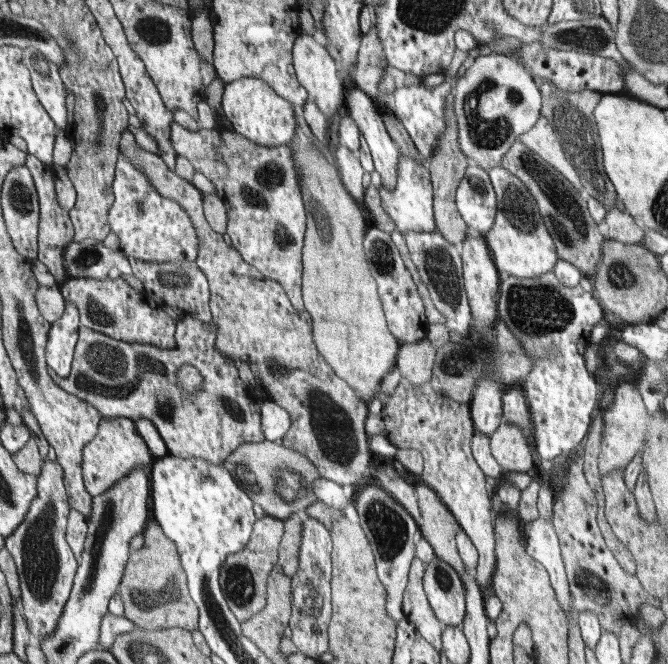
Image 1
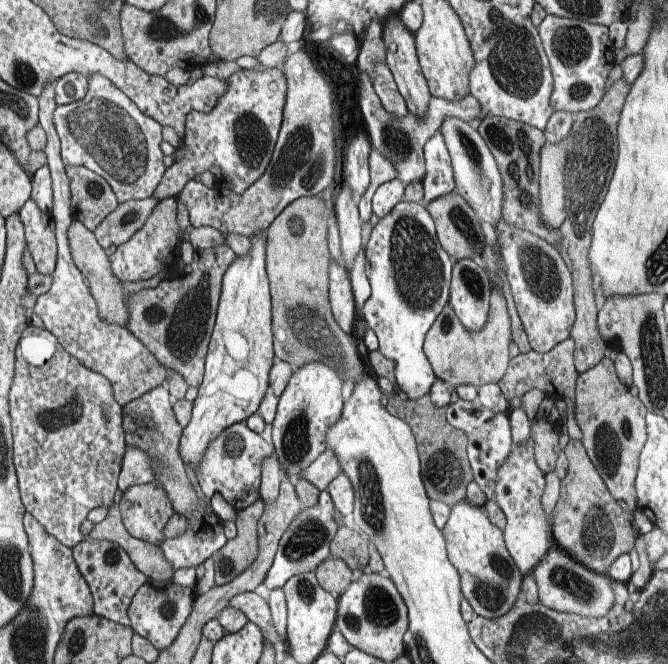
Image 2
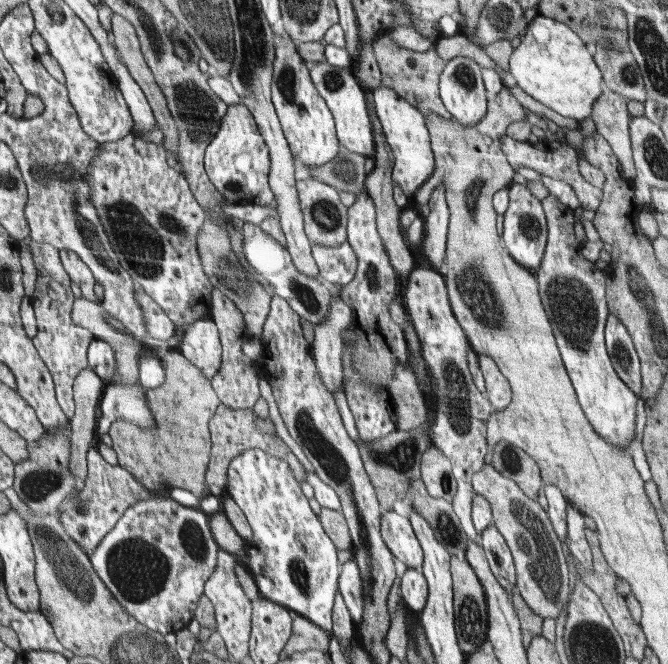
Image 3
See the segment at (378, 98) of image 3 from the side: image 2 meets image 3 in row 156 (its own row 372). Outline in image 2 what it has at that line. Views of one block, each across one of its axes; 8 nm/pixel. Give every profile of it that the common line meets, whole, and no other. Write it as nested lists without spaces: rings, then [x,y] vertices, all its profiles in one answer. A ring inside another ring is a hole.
[[[402,199],[392,210],[379,218],[373,227],[370,239],[365,247],[365,273],[368,277],[371,293],[361,306],[361,316],[368,329],[372,329],[379,342],[379,351],[394,363],[397,384],[410,399],[419,399],[431,391],[437,376],[423,348],[430,327],[437,316],[448,304],[452,260],[434,232],[434,220],[428,209],[414,201]]]

